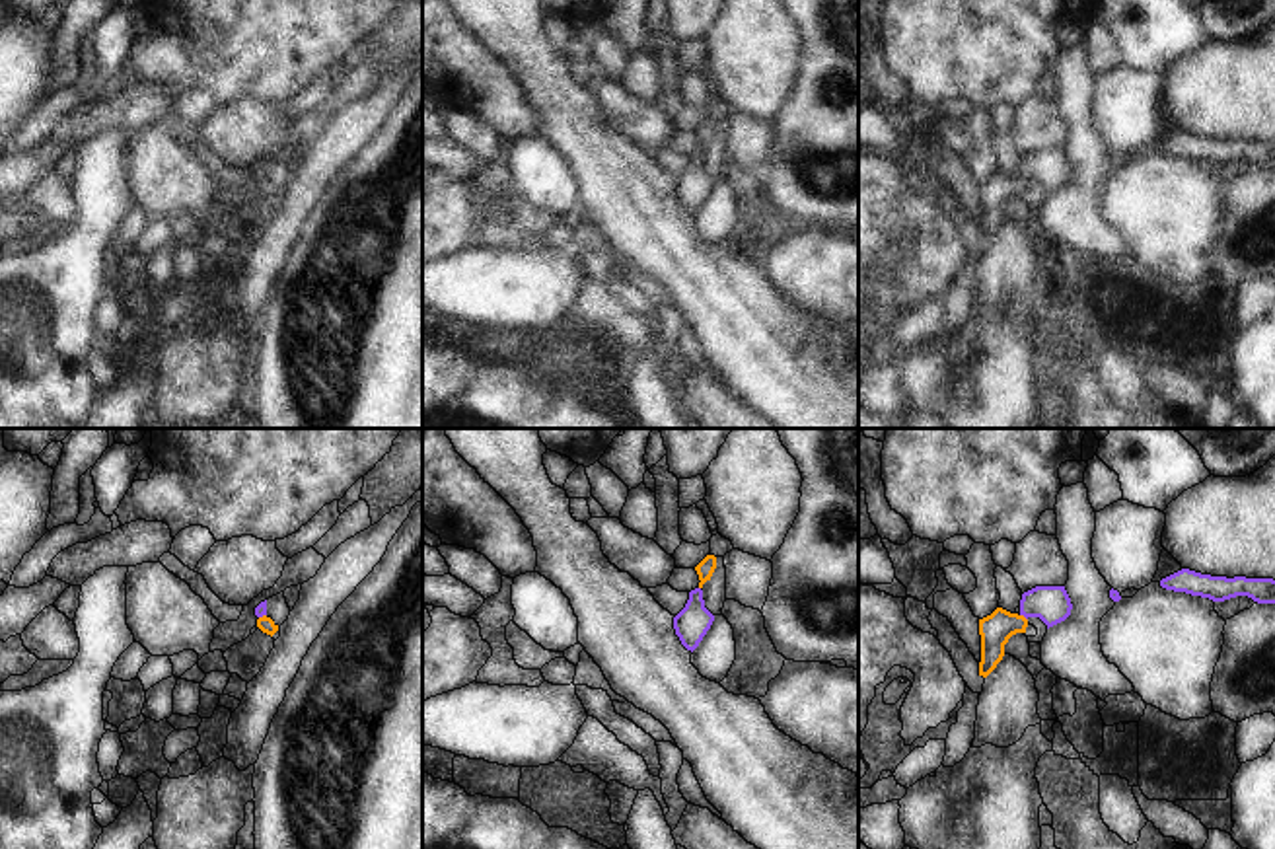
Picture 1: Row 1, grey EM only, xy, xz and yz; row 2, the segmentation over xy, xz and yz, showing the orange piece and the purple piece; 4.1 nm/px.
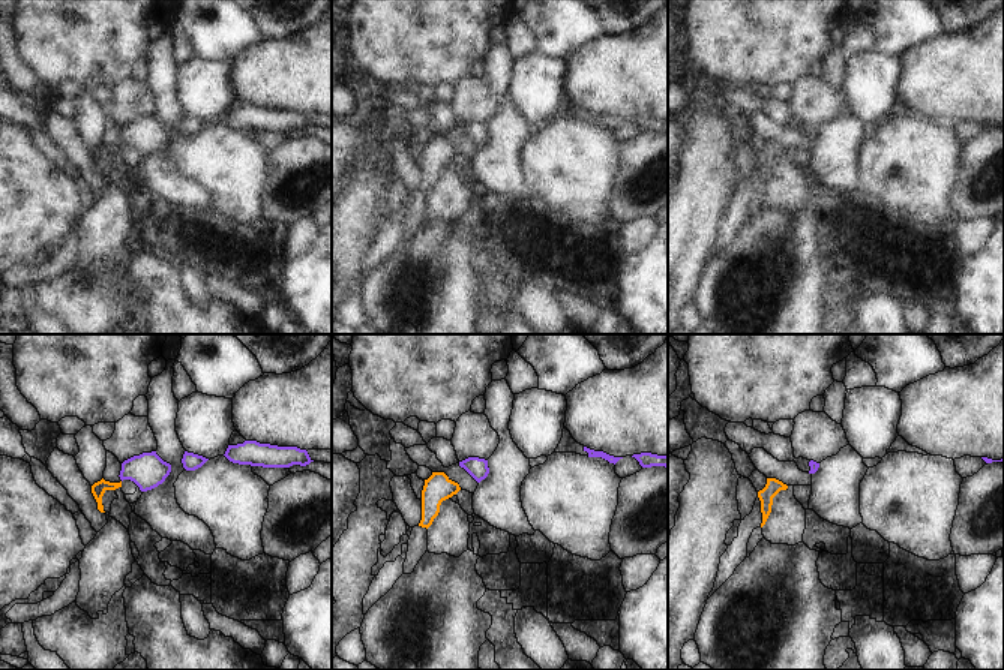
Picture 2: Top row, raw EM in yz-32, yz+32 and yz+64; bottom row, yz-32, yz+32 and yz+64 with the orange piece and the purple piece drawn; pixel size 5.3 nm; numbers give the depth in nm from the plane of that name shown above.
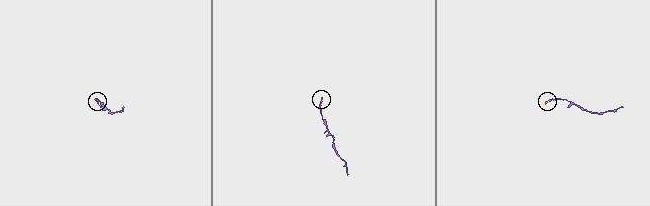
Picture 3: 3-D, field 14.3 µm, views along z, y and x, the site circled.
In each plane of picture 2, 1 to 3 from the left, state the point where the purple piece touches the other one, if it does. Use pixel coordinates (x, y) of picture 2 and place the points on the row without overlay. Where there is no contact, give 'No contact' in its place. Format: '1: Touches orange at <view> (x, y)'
1: No contact
2: No contact
3: No contact

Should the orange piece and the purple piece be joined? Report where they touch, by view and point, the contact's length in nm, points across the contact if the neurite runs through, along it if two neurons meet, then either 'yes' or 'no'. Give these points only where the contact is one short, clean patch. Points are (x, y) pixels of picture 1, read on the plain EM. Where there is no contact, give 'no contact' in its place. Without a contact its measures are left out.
contact yz (1024, 182); length 40 nm; way yz (995, 193), (1024, 182), (1038, 168), (1052, 168); yes

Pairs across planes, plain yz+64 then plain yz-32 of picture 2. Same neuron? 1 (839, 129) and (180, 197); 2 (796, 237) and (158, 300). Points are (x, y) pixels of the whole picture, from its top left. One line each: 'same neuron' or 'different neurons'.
1: same neuron
2: different neurons

